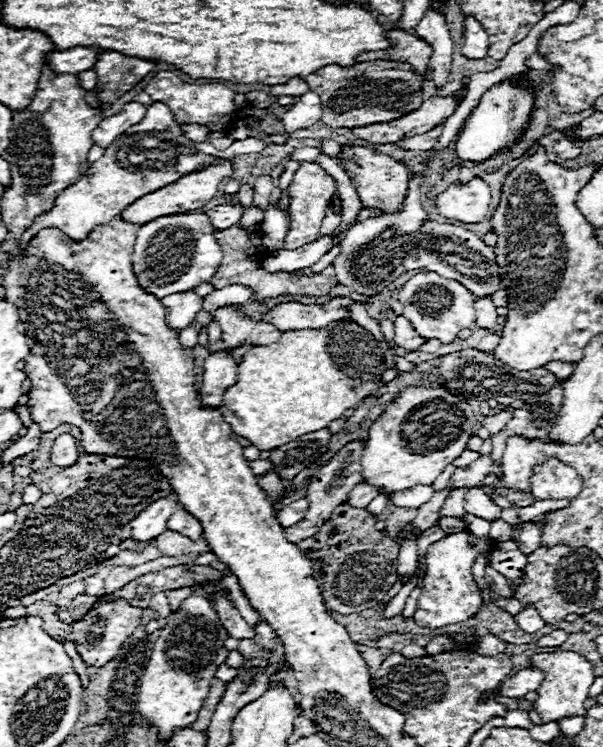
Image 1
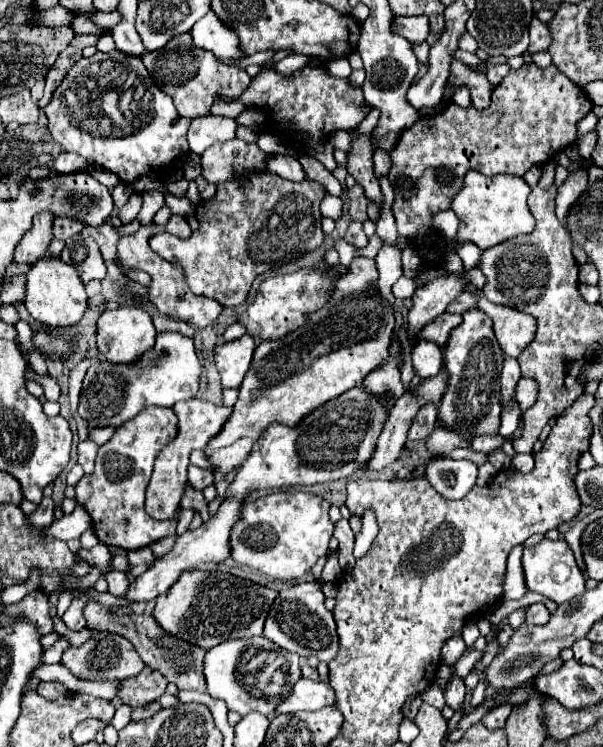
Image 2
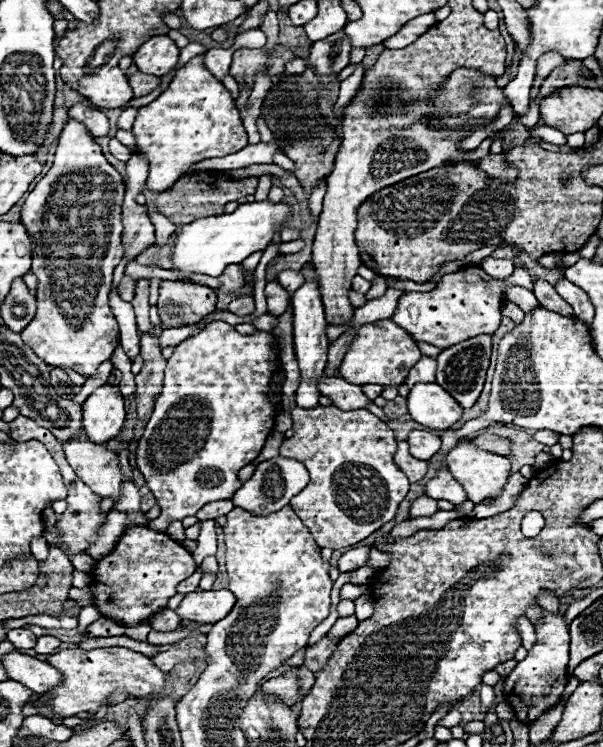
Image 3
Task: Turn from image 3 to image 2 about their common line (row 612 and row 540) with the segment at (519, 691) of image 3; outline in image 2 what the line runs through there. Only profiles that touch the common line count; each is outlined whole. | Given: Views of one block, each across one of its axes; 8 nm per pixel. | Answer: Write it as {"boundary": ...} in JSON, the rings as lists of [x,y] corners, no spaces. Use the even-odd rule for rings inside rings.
{"boundary":[[[544,538],[542,542],[534,544],[532,548],[524,548],[524,556],[522,556],[522,568],[524,568],[524,580],[526,580],[526,588],[530,592],[542,594],[544,598],[554,600],[556,604],[560,602],[568,602],[574,596],[580,596],[586,588],[586,580],[582,570],[578,568],[572,550],[568,548],[568,544],[564,540],[548,540]]]}

